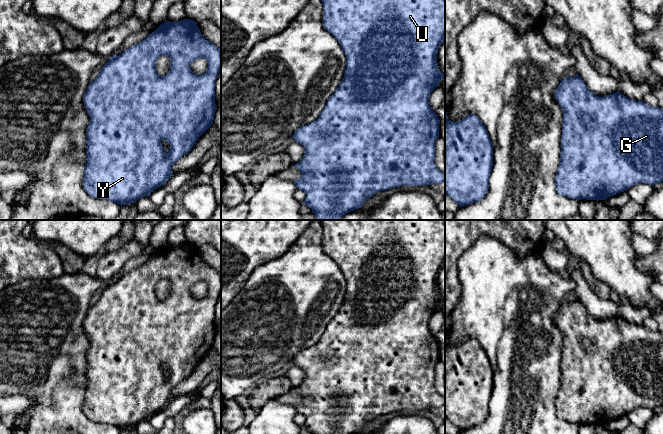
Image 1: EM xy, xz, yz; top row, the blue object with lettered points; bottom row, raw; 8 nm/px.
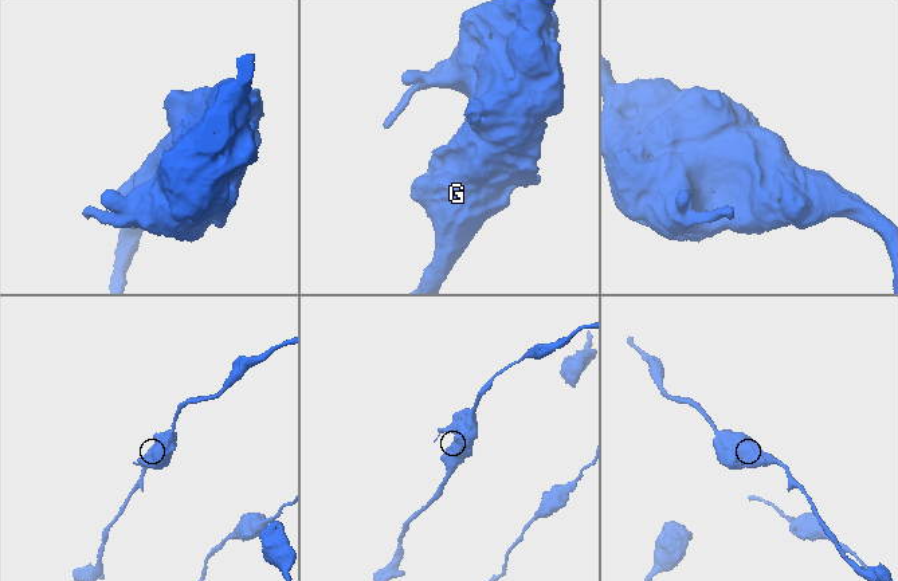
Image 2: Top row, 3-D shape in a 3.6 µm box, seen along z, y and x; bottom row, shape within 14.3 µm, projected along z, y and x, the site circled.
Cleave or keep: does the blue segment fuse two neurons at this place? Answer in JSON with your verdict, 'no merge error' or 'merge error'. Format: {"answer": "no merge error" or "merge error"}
{"answer": "no merge error"}

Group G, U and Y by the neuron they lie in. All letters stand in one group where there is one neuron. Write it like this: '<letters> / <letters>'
G U Y

